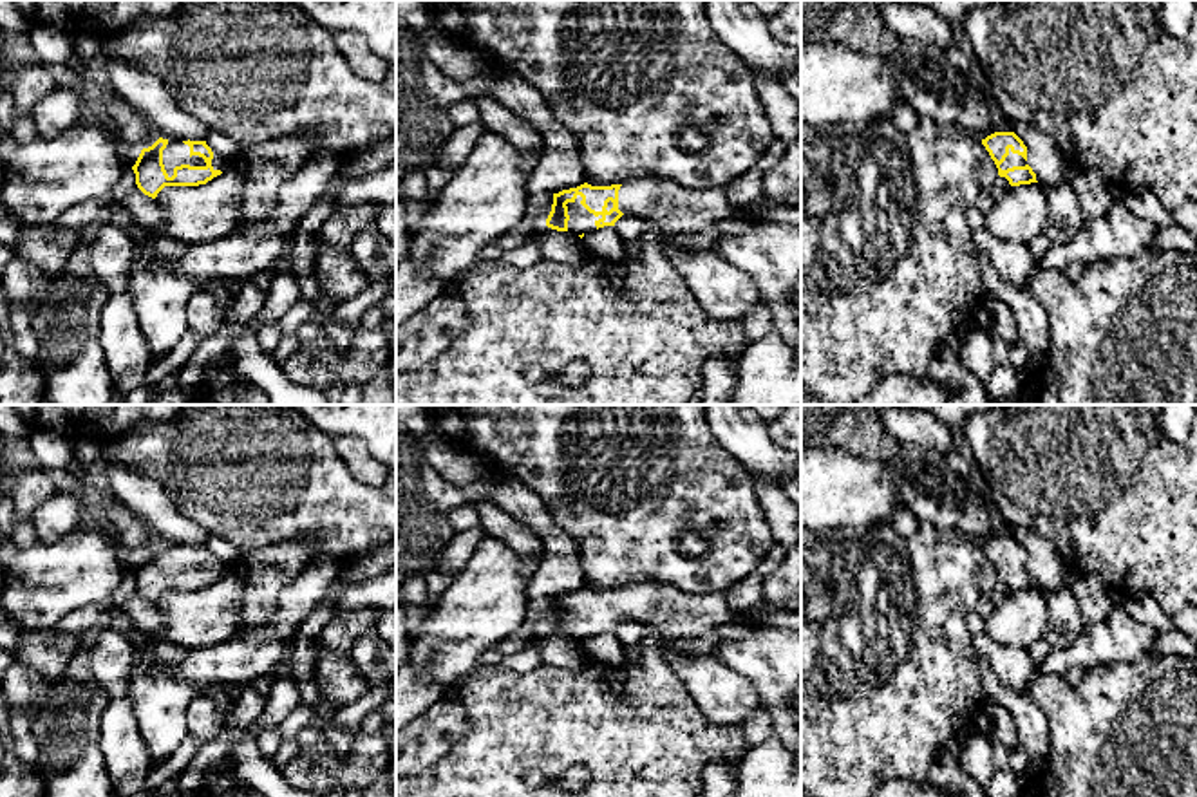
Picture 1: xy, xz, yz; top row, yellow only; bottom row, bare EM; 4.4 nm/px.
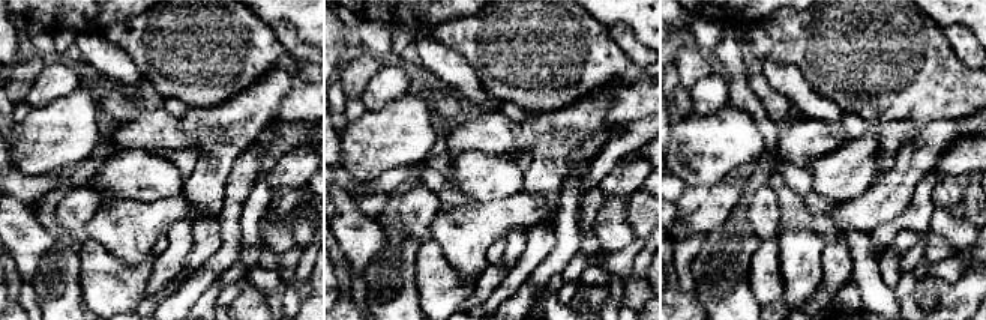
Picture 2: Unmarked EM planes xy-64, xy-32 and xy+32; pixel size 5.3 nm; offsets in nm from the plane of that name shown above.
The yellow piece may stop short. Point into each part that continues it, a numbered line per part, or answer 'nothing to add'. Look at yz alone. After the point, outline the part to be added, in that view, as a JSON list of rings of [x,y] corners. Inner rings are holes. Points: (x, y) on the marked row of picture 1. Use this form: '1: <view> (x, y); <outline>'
1: yz (1013, 159); [[[1009,148],[1009,155],[1005,157],[1005,161],[1000,164],[1002,170],[1007,170],[1007,168],[1013,168],[1013,166],[1025,166],[1027,161],[1018,155],[1018,154],[1013,154],[1011,148]]]

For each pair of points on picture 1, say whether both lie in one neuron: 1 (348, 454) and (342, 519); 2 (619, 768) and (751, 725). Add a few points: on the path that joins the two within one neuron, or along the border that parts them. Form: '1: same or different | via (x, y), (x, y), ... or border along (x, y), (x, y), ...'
1: different | border along (348, 472), (358, 483)
2: different | border along (740, 725), (747, 747)

